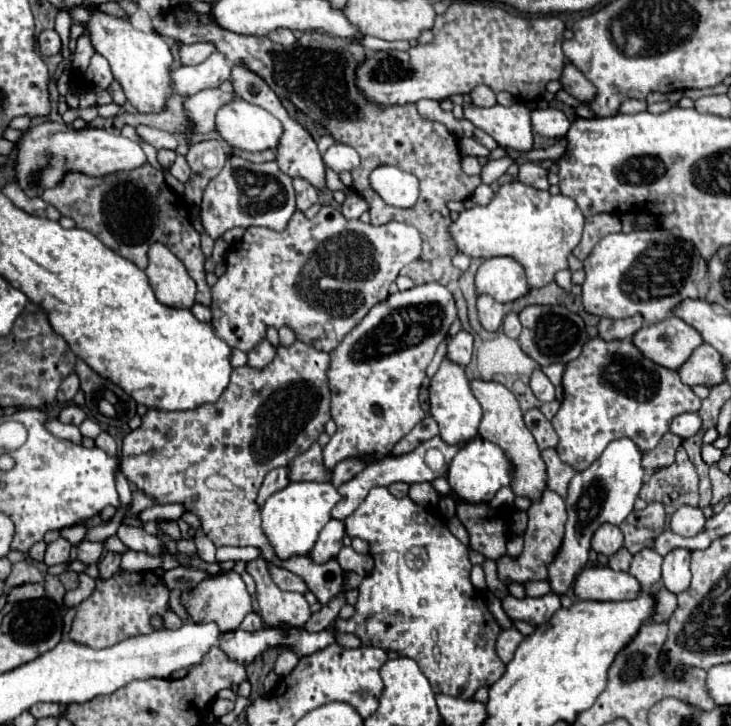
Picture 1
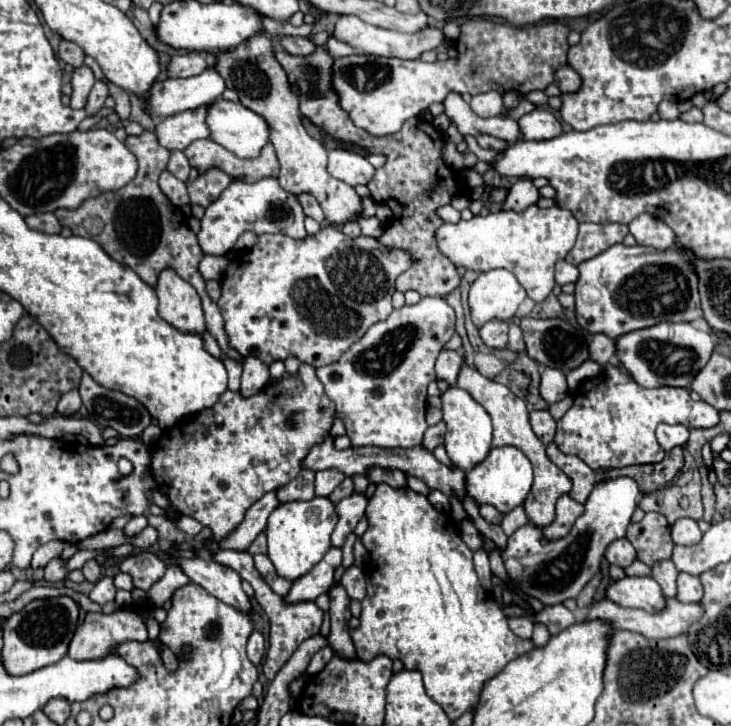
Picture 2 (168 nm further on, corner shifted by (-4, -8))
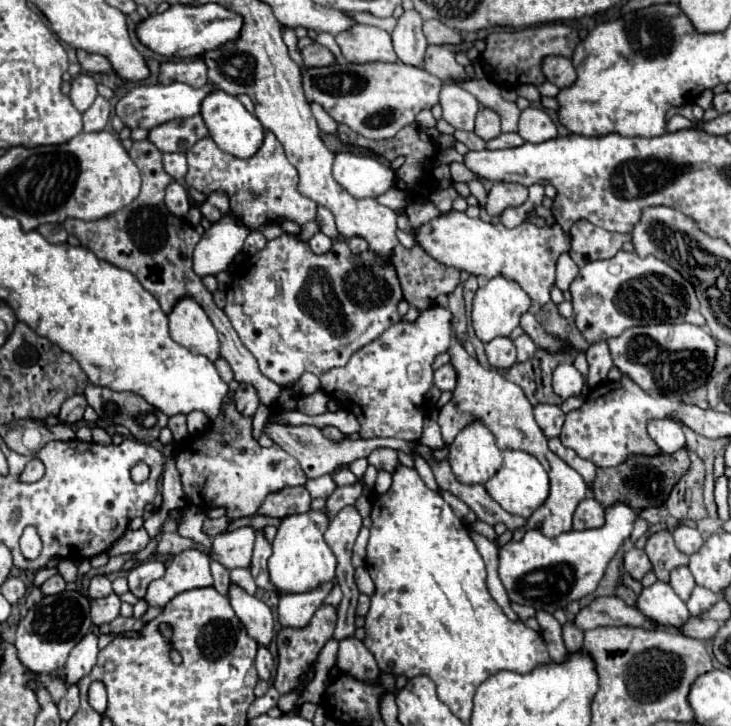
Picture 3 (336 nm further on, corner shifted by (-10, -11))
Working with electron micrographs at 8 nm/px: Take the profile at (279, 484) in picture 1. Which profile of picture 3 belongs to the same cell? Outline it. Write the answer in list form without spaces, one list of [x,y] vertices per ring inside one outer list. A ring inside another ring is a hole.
[[[239,528],[227,534],[219,534],[211,540],[209,556],[223,564],[227,570],[233,568],[249,568],[251,552],[255,544],[255,530],[253,528]]]

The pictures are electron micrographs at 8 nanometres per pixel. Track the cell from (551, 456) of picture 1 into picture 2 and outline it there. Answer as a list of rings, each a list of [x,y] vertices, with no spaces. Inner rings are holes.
[[[549,443],[549,445],[547,445],[547,457],[571,479],[573,487],[571,487],[569,497],[575,499],[577,503],[583,503],[583,501],[589,497],[589,493],[591,493],[591,489],[595,487],[595,483],[597,483],[595,471],[589,469],[579,457],[561,453],[561,451],[555,447],[555,443]]]

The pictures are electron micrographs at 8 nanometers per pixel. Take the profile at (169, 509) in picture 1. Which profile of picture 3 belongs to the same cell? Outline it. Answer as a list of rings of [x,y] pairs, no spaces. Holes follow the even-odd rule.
[[[145,528],[139,530],[127,530],[123,534],[123,538],[119,538],[111,550],[107,552],[109,556],[119,556],[119,554],[137,554],[141,552],[145,546],[149,544],[149,534],[145,532]]]

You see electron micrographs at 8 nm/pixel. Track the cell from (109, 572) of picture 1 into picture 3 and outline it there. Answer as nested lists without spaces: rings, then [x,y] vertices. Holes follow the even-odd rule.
[[[109,594],[105,598],[99,600],[91,600],[91,620],[95,626],[101,624],[109,624],[111,620],[115,620],[119,616],[119,606],[121,600],[117,594]]]

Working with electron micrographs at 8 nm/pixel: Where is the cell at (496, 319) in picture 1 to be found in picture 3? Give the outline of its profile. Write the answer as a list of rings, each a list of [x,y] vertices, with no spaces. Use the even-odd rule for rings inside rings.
[[[495,338],[485,346],[487,360],[493,368],[511,368],[517,358],[515,358],[515,344],[509,338]]]

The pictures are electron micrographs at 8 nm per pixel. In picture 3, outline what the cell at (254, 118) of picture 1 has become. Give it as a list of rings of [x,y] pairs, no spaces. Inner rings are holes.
[[[223,90],[209,92],[201,104],[201,116],[209,128],[209,136],[227,154],[233,154],[237,158],[251,158],[263,144],[265,130],[261,122],[251,112],[245,110],[245,106],[239,102],[237,96],[231,96]]]

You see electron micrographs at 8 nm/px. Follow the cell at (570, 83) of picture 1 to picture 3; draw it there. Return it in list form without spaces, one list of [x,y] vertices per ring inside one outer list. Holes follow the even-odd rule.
[[[545,56],[541,68],[543,68],[545,78],[551,84],[555,84],[557,88],[567,88],[577,78],[571,60],[569,58],[563,58],[563,56]]]

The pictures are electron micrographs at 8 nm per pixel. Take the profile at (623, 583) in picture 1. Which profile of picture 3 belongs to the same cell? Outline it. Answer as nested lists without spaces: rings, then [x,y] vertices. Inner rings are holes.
[[[655,582],[645,588],[637,600],[637,608],[651,620],[667,628],[681,628],[689,620],[685,602],[665,582]]]

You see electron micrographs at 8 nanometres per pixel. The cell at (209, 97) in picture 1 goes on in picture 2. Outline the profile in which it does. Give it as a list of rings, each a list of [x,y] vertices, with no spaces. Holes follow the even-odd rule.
[[[201,105],[193,111],[183,111],[171,117],[165,117],[157,123],[159,143],[171,151],[183,151],[197,139],[209,137],[209,127],[205,123],[209,105]]]

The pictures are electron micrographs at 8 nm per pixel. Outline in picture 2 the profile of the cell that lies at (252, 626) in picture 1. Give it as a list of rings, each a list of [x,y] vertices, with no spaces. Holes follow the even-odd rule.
[[[253,631],[247,641],[247,657],[253,665],[259,665],[263,659],[263,653],[265,653],[265,639],[259,631]]]

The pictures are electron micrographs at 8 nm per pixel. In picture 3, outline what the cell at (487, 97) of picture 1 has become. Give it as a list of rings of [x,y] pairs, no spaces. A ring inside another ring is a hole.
[[[483,108],[477,112],[477,120],[475,120],[475,130],[473,130],[479,138],[483,140],[493,140],[495,136],[501,134],[501,126],[499,126],[499,116],[489,110]]]

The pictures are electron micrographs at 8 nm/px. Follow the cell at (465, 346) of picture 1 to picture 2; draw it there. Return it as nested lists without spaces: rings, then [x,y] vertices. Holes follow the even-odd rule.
[[[443,349],[443,351],[439,353],[439,357],[437,357],[437,365],[435,365],[437,379],[445,379],[449,385],[455,385],[463,363],[465,363],[463,353]]]

